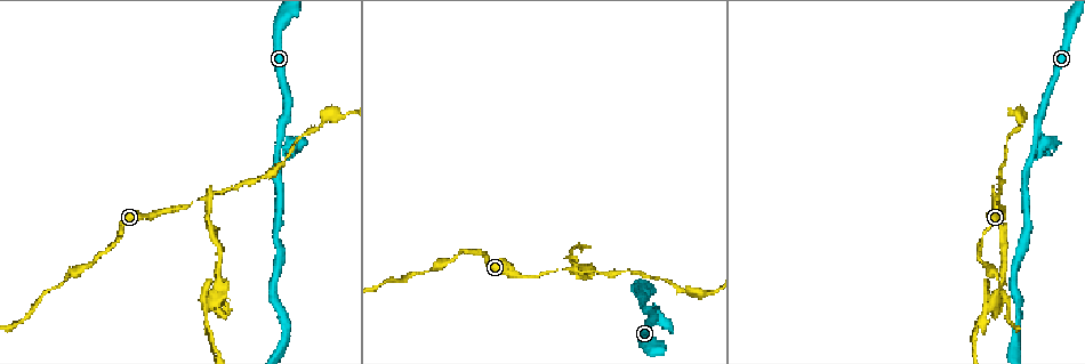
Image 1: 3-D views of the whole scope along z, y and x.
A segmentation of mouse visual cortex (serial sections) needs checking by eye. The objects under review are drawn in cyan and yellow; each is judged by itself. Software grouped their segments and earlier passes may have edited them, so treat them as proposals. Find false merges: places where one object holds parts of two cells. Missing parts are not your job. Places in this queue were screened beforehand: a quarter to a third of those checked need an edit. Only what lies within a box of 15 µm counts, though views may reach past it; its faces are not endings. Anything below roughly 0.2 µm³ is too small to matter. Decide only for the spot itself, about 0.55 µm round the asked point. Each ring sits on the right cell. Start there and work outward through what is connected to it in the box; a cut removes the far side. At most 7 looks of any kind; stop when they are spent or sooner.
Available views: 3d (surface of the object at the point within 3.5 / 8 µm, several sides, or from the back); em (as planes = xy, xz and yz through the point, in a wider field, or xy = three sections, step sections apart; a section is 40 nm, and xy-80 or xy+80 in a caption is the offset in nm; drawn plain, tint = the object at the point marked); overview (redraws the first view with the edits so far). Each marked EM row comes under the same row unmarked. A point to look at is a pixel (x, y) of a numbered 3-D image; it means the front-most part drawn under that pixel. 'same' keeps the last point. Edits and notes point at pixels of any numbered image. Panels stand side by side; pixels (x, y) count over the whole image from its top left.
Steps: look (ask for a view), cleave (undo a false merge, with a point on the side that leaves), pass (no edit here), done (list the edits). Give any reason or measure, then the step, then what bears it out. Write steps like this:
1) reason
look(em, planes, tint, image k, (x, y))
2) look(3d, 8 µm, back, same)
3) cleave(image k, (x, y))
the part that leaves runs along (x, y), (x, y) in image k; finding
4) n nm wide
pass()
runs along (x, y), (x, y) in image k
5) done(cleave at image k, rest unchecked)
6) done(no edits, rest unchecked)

a fork
look(3d, 3.5 µm, back, image 1, (202, 197))

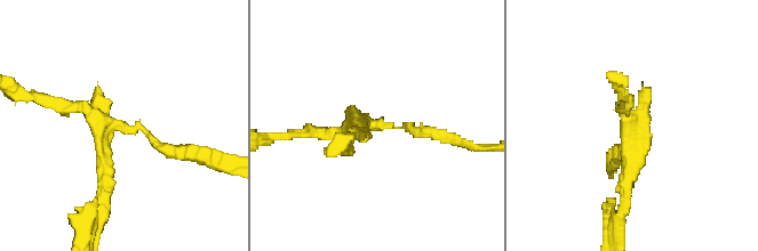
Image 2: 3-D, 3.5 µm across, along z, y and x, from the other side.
now the EM
look(em, xy, step 3, tint, image 2, (370, 123))

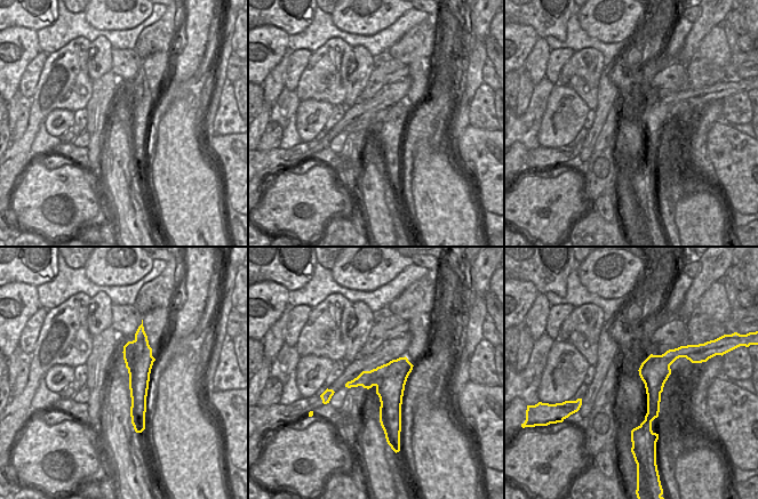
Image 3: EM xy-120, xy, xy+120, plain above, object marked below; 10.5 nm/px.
pass()
runs along (141, 331), (138, 409), (135, 420) in image 3; continuous, no second cell

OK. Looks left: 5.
a narrow waist
look(3d, 3.5 µm, image 1, (1005, 278))

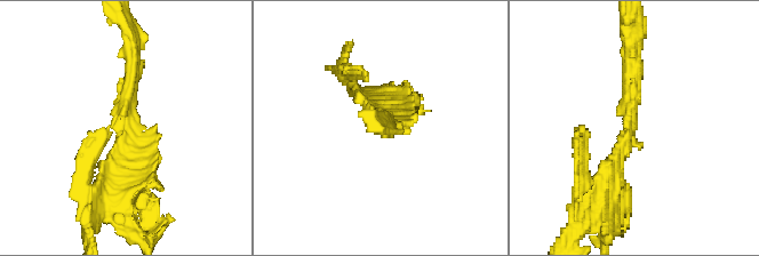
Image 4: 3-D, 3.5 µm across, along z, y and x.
look(em, xy, step 5, tint, image 4, (123, 125))

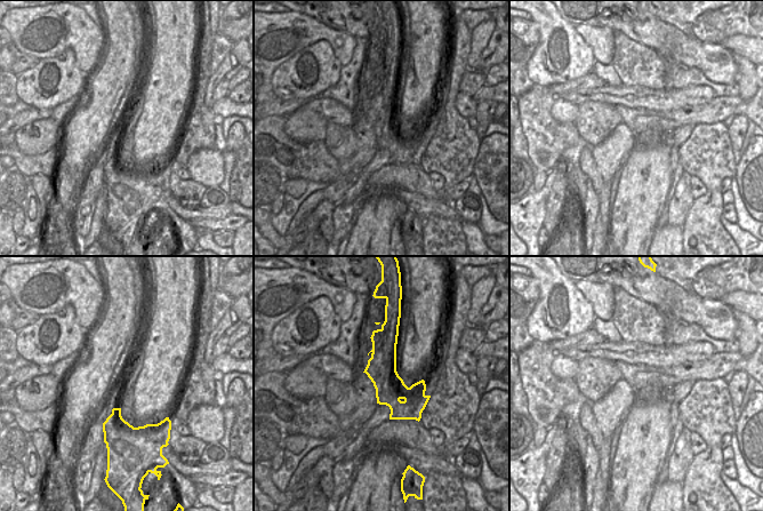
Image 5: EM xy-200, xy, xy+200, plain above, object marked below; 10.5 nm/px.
320 nm wide
pass()
runs along (631, 53), (631, 127), (607, 197) in image 4; one cell here

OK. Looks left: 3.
two arms in line, one across
look(em, xy, step 1, tint, image 1, (1038, 130))

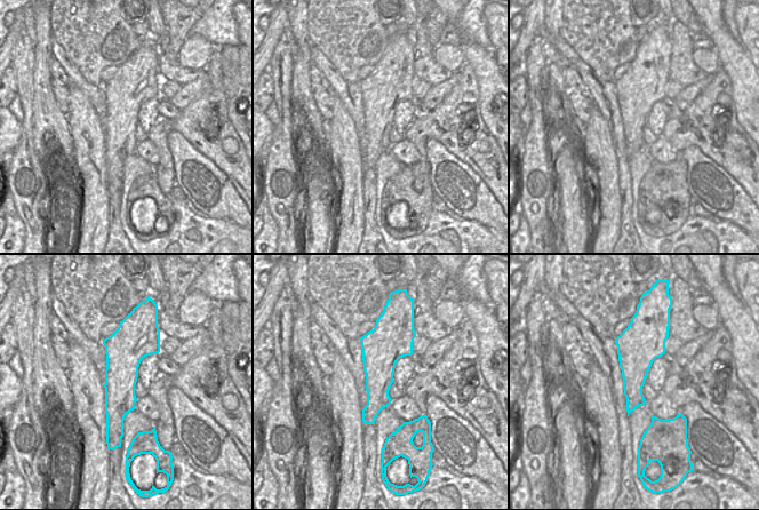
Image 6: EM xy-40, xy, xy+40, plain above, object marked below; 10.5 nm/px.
look(3d, 3.5 µm, same)

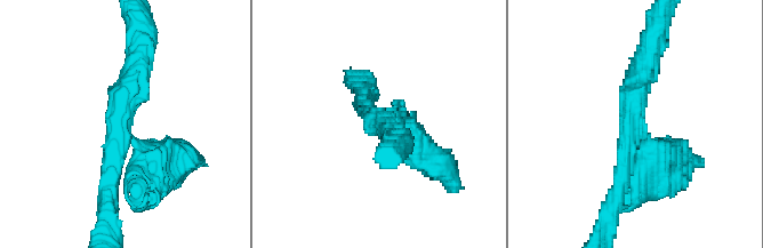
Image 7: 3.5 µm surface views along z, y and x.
3 arms
cleave(image 7, (422, 136))
the part that leaves runs along (134, 143), (144, 153), (205, 164) in image 7; two cells meet here

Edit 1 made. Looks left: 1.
done(cleave at image 7, rest unchecked)

